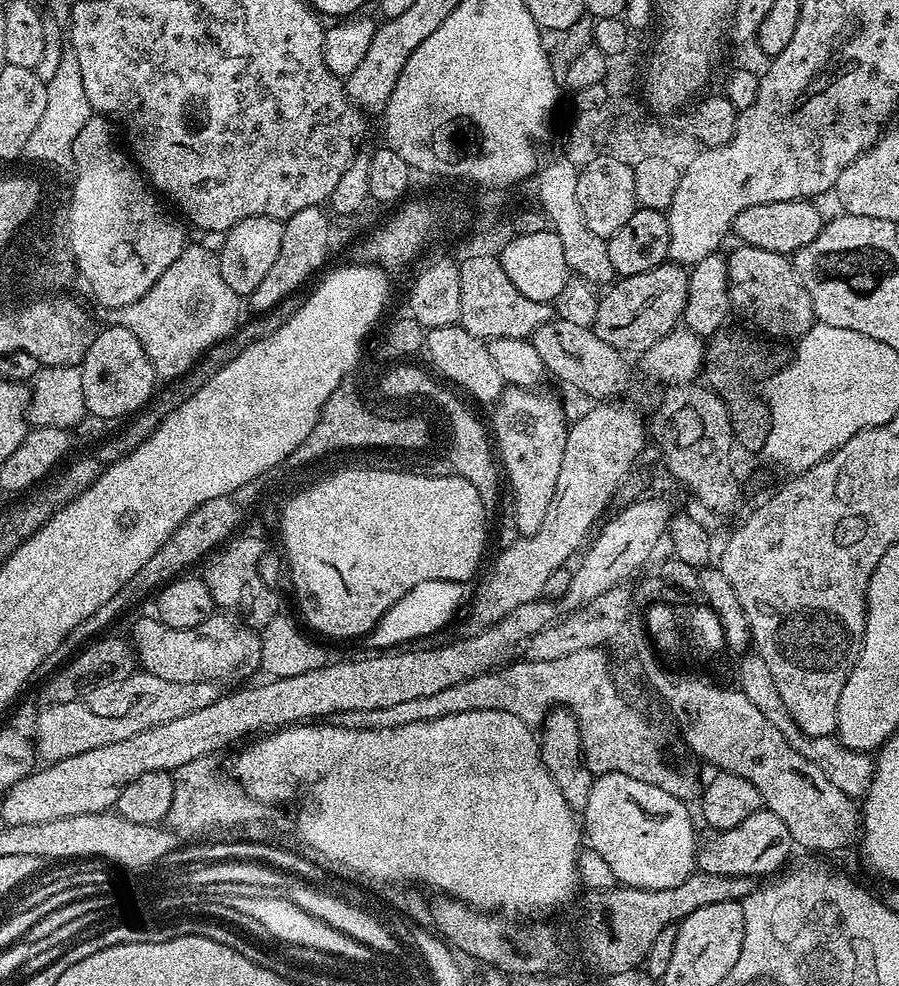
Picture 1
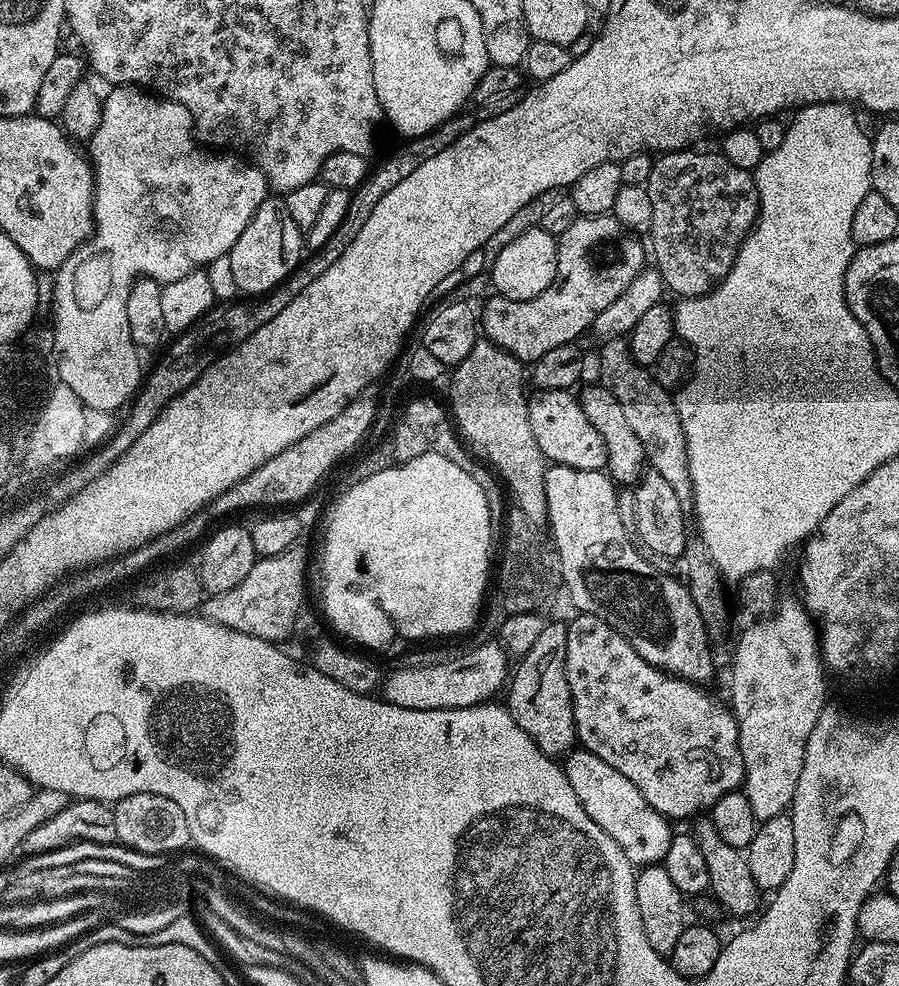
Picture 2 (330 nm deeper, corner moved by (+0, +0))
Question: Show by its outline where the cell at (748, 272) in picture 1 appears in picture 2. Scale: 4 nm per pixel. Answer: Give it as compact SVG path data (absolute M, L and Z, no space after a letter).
M685 150L683 152L666 152L666 153L657 155L655 159L653 159L652 169L650 170L650 178L648 179L648 182L646 185L647 193L650 194L650 206L653 207L653 221L651 223L651 230L648 233L648 238L652 240L652 248L650 244L650 250L651 250L651 253L652 253L652 250L654 252L655 261L653 261L653 263L655 264L657 271L662 276L665 287L671 293L673 291L674 293L678 294L677 296L685 298L685 299L692 299L696 296L704 296L706 293L712 291L712 289L714 289L717 286L717 284L719 284L723 280L725 274L727 274L729 270L732 268L733 263L736 260L736 256L738 252L740 251L740 247L744 243L745 238L749 235L749 233L755 227L756 220L760 213L760 195L757 192L756 178L755 178L755 175L753 175L753 173L749 171L749 169L739 168L738 166L734 166L734 162L730 162L719 151L716 151L716 150L713 150L713 152L696 152L696 151L700 151L700 150Z

